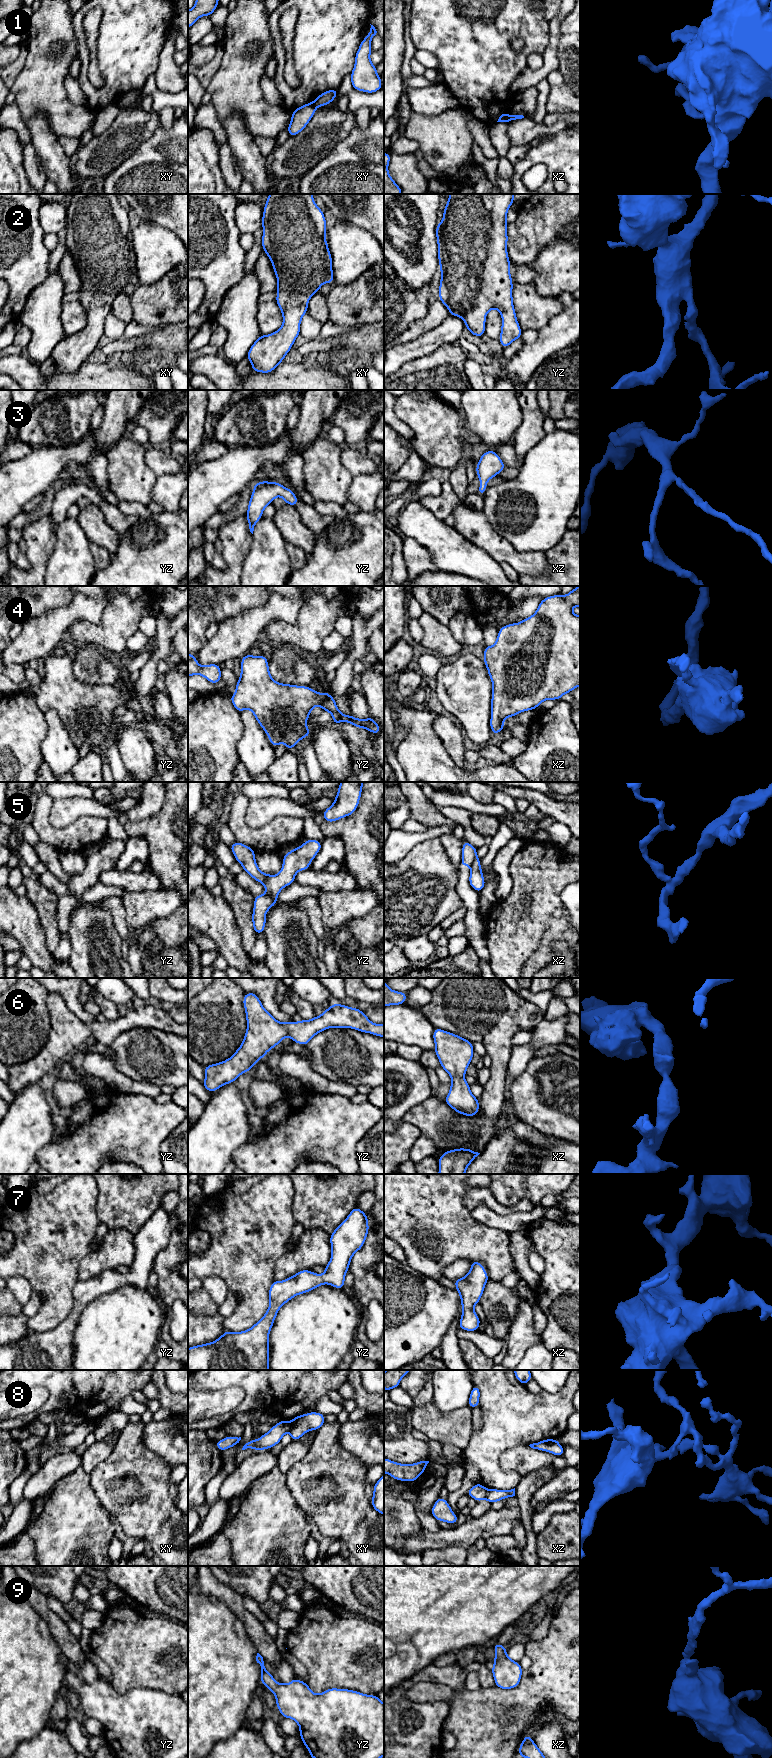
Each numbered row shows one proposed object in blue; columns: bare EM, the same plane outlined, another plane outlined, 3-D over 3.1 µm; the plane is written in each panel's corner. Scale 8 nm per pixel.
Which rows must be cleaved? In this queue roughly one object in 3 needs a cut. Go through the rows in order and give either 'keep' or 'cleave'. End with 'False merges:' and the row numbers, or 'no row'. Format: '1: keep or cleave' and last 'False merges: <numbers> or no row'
1: cleave
2: keep
3: keep
4: keep
5: cleave
6: keep
7: keep
8: cleave
9: keep
False merges: 1, 5, 8

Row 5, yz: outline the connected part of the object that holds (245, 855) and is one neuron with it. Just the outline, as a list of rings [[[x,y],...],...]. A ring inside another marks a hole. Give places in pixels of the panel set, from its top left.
[[[238,841],[229,847],[235,856],[237,862],[243,866],[243,870],[247,872],[254,880],[263,884],[269,874],[260,871],[255,860],[255,851]]]

